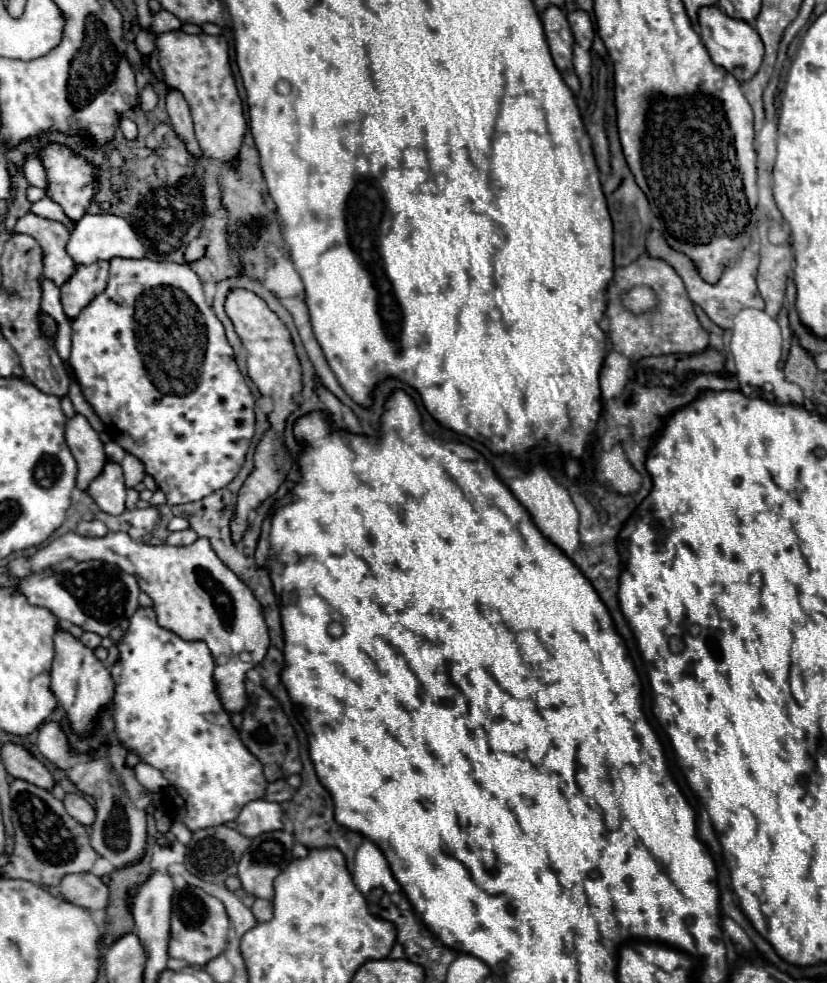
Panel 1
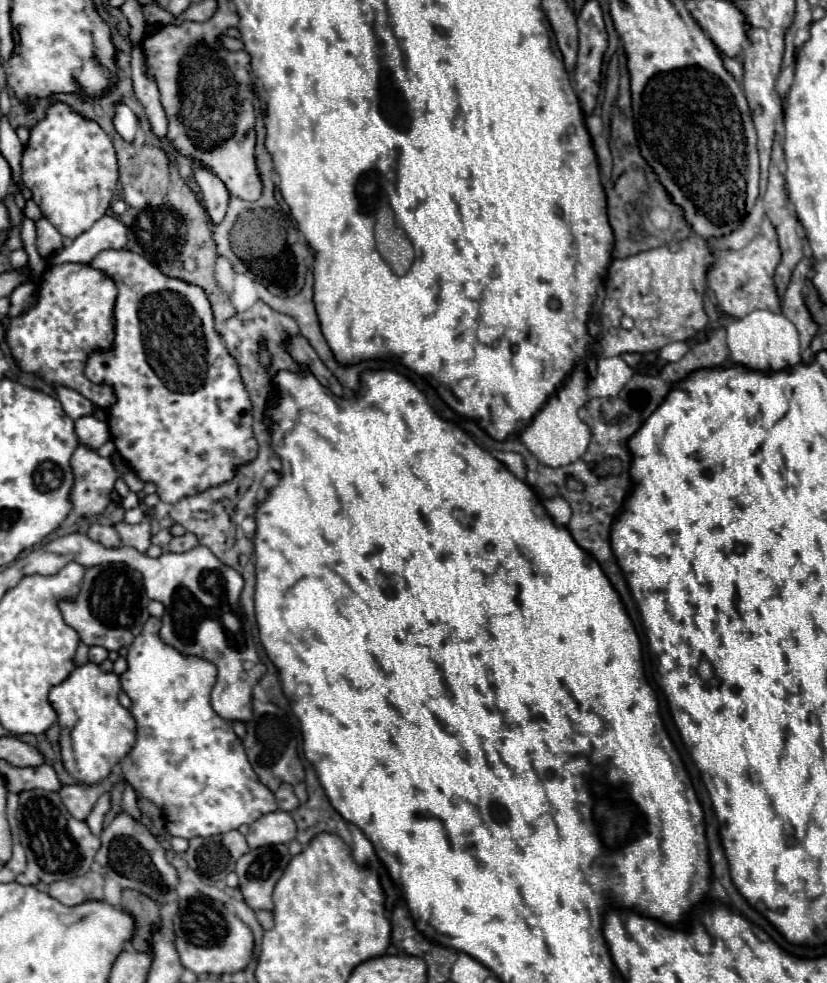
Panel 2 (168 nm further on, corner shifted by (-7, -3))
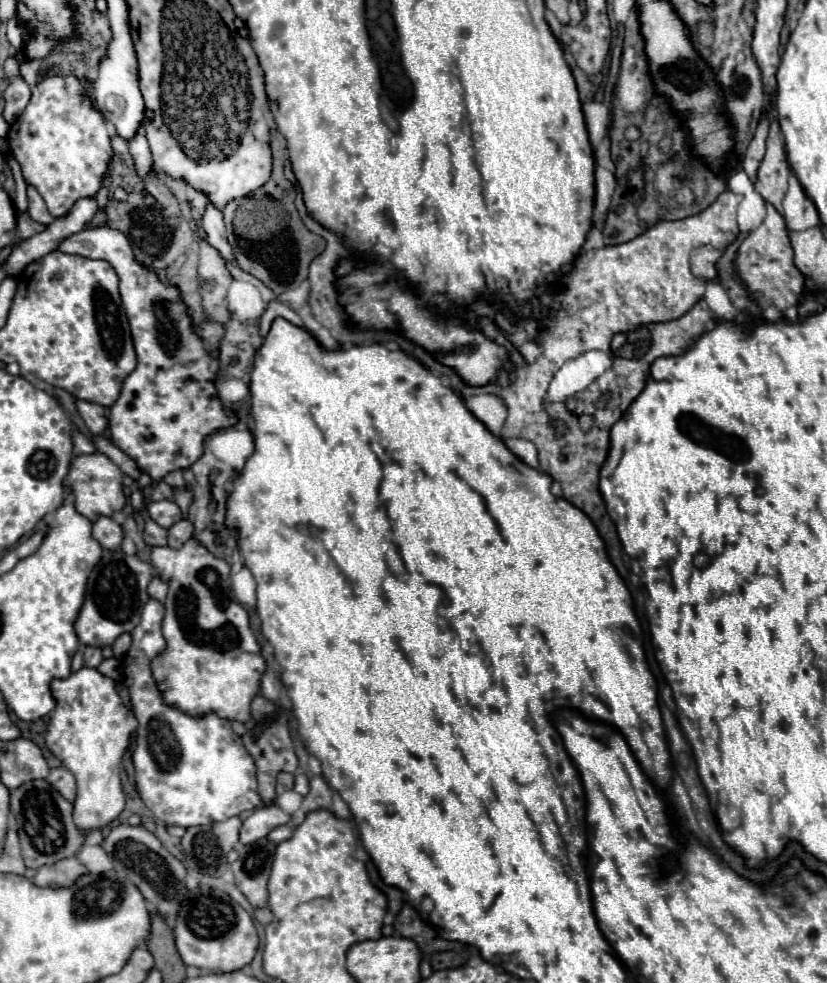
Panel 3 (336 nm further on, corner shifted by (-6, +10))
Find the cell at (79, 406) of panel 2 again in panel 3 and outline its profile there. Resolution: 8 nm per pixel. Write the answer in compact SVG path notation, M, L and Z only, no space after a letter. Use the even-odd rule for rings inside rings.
M76 399L76 409L82 415L86 427L90 429L92 435L102 435L106 429L106 417L104 417L104 407L98 403L90 403L84 399Z

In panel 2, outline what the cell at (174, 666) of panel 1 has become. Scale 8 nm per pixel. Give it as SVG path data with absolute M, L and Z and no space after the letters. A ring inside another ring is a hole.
M149 618L143 632L133 640L127 654L129 670L121 676L121 688L131 698L131 714L137 720L137 742L133 750L123 758L123 778L135 786L135 790L155 802L165 812L165 830L169 836L181 836L185 840L193 836L213 836L239 828L241 824L253 824L259 816L275 812L275 796L255 776L241 740L235 736L231 722L215 714L209 704L209 694L215 684L215 666L203 658L187 658L175 648L159 640L159 618Z

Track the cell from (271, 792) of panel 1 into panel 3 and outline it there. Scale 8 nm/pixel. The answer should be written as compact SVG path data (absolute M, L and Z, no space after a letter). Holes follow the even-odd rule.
M280 773L278 775L278 785L276 785L276 795L282 795L284 791L294 787L294 775L292 773Z

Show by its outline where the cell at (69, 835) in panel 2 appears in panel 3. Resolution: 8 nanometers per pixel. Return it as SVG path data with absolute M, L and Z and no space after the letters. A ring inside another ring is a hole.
M28 781L12 791L10 807L20 835L20 847L24 865L38 869L42 865L52 865L56 861L78 855L88 833L74 823L74 805L66 801L48 781Z

